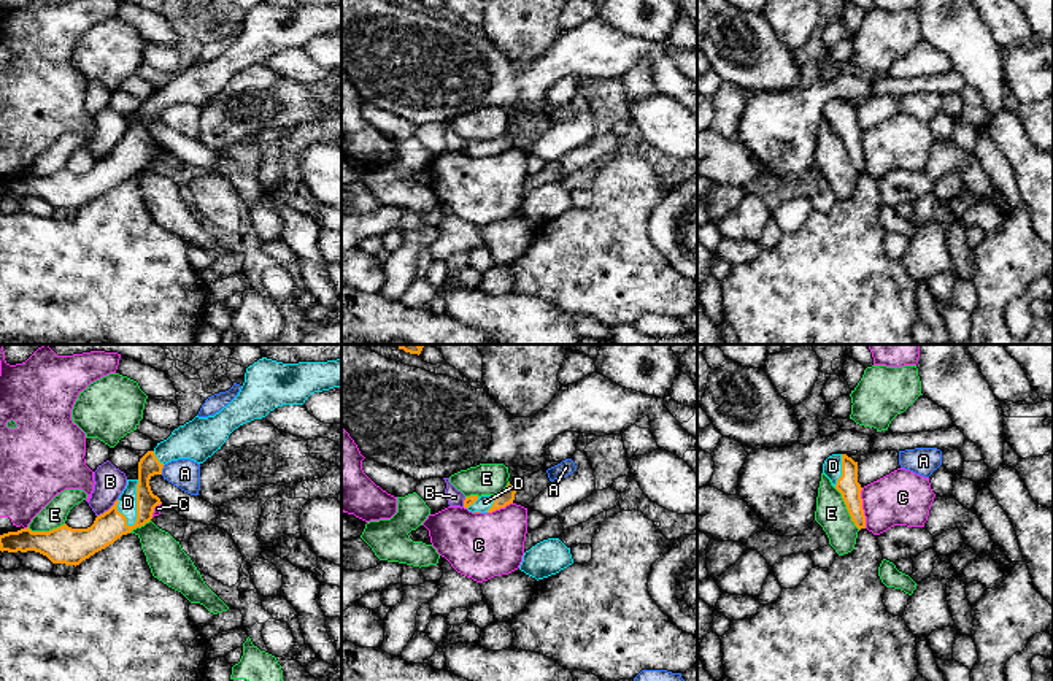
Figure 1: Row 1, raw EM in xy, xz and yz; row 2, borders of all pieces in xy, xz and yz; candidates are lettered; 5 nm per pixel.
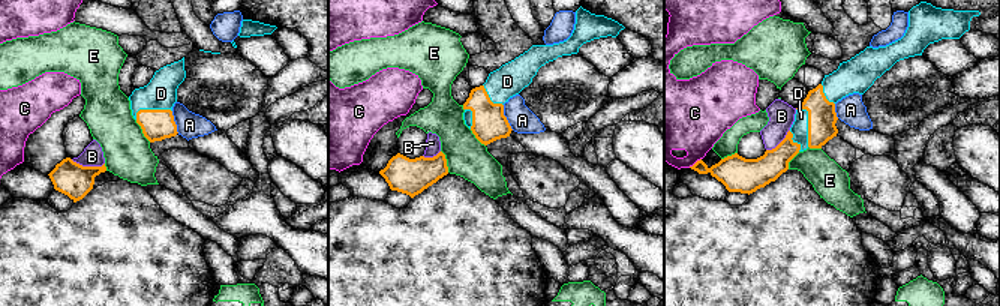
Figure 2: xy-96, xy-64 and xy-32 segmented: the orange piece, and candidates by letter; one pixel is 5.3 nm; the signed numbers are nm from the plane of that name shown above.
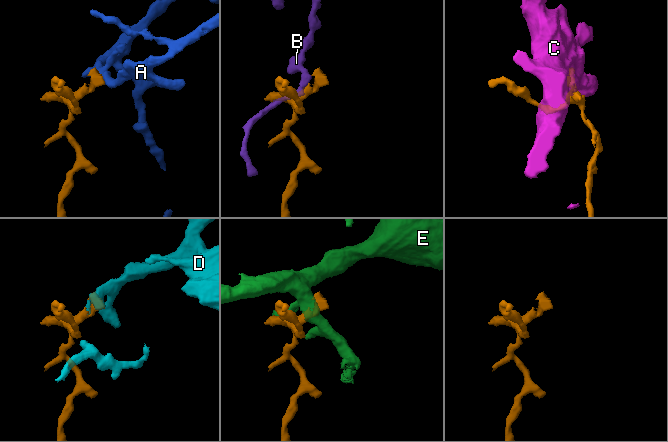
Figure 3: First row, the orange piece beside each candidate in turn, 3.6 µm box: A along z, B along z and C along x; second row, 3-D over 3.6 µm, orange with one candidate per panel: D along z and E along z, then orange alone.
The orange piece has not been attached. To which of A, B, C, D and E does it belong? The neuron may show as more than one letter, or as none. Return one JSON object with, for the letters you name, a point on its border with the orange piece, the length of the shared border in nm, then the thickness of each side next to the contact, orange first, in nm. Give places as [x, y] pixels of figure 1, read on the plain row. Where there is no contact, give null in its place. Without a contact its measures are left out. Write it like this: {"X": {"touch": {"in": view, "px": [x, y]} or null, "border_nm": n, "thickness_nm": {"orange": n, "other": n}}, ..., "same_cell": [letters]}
{"D": {"touch": {"in": "xy", "px": [137, 150]}, "border_nm": 240, "thickness_nm": {"orange": 150, "other": 100}}, "same_cell": ["D"]}

